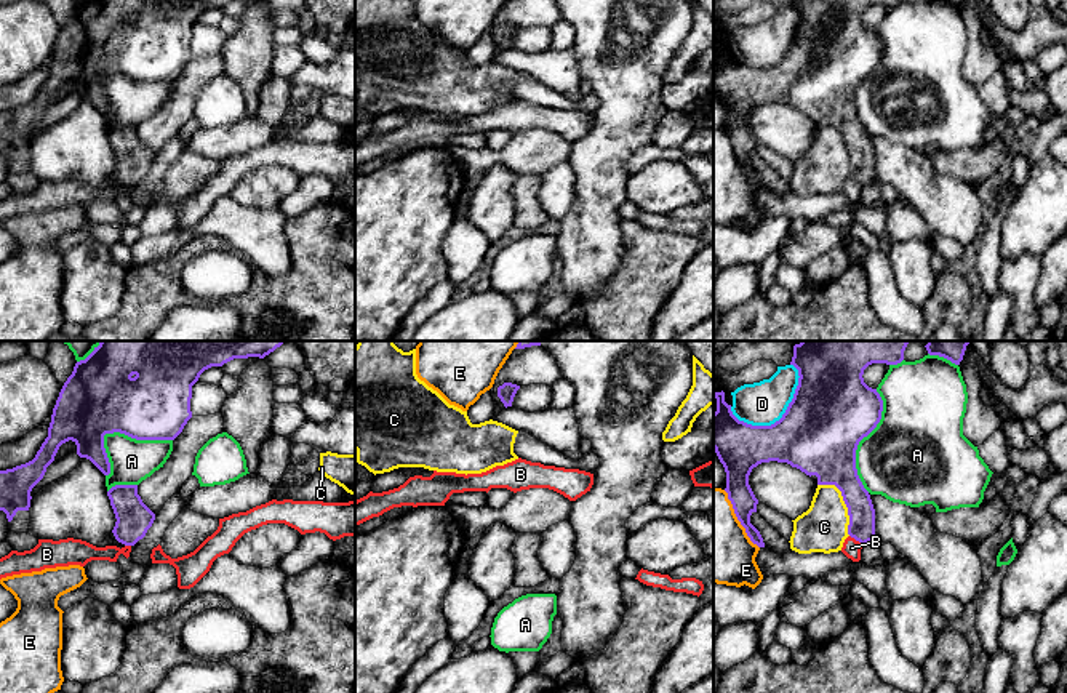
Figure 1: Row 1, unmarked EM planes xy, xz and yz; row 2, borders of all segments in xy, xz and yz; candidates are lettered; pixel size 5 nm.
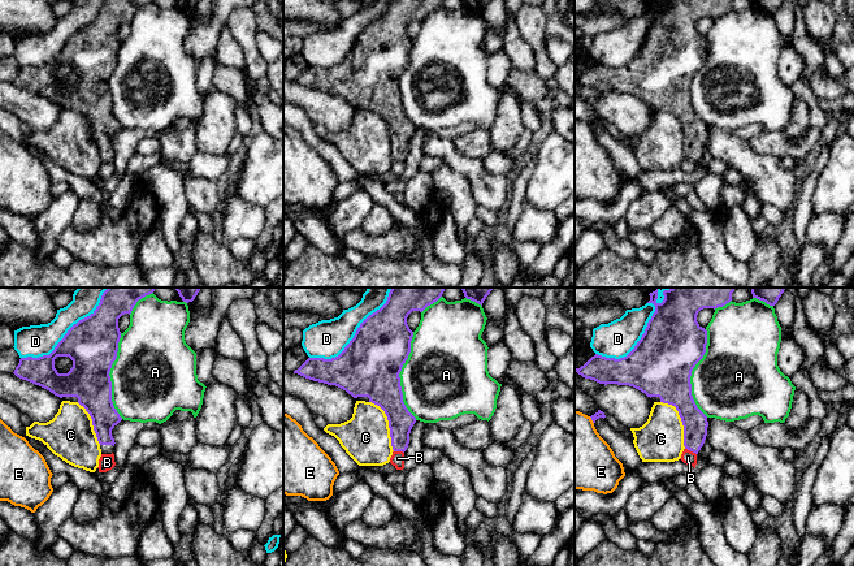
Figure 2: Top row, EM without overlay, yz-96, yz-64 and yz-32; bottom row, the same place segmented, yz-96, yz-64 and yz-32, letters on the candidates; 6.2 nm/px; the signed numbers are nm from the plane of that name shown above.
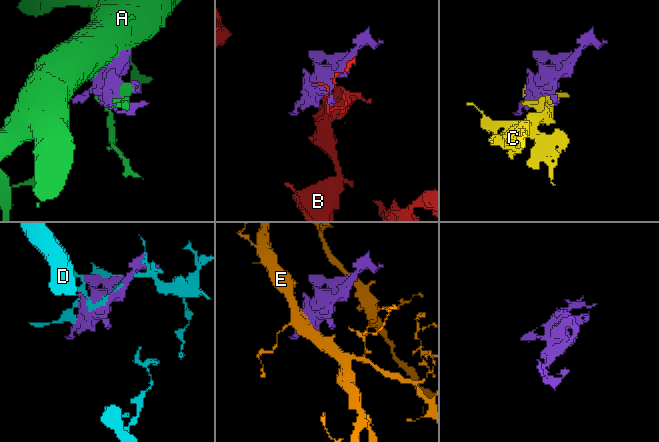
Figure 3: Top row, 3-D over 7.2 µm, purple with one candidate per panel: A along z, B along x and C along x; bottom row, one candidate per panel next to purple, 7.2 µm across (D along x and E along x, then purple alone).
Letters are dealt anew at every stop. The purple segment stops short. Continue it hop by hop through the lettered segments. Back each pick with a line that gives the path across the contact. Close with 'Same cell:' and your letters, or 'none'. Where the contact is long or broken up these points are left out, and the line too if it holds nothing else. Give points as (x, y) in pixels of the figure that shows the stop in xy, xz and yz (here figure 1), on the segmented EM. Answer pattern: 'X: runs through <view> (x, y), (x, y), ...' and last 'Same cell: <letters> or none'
Same cell: none

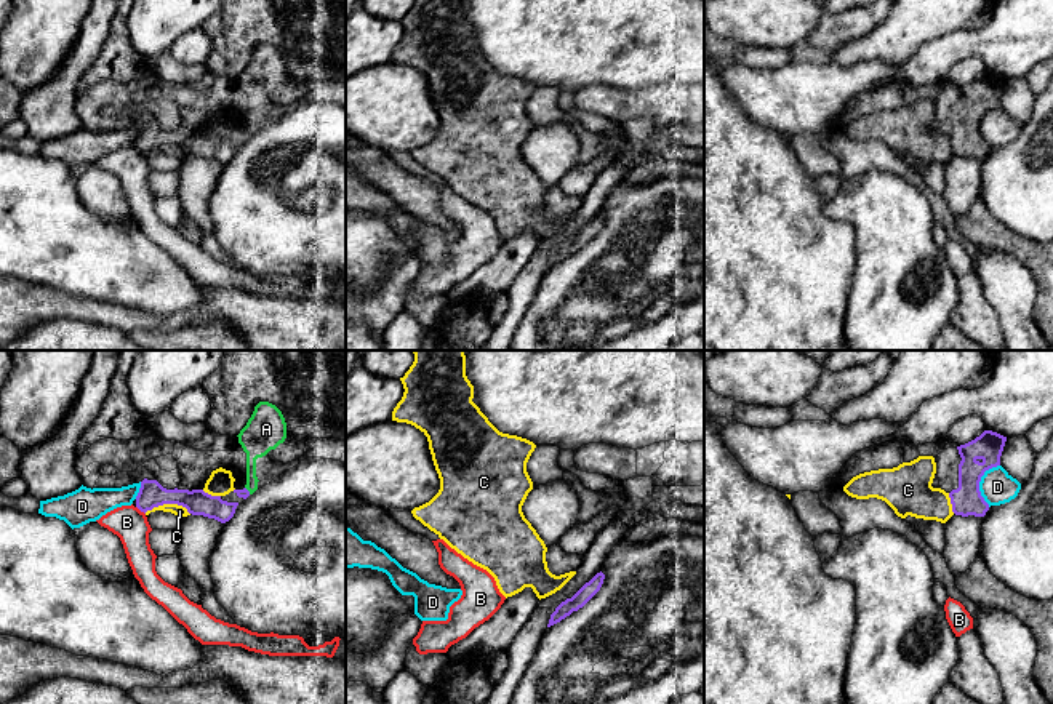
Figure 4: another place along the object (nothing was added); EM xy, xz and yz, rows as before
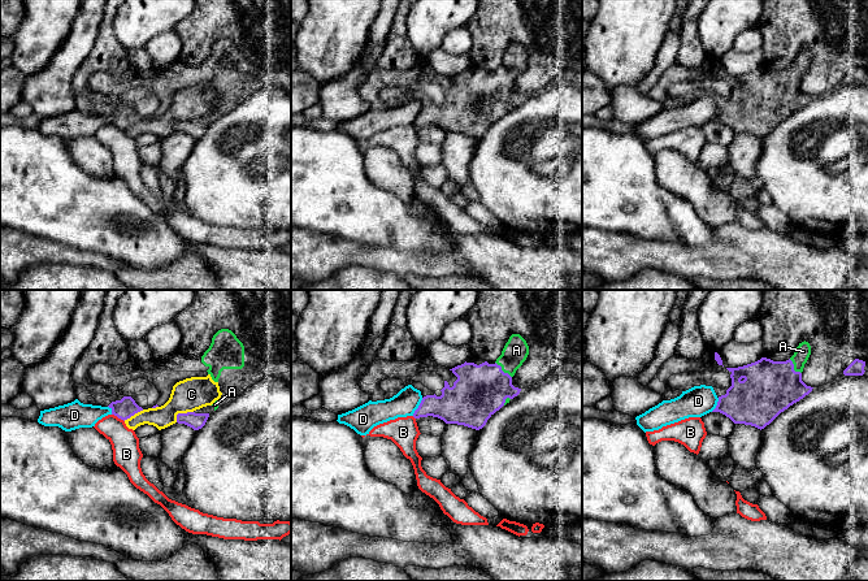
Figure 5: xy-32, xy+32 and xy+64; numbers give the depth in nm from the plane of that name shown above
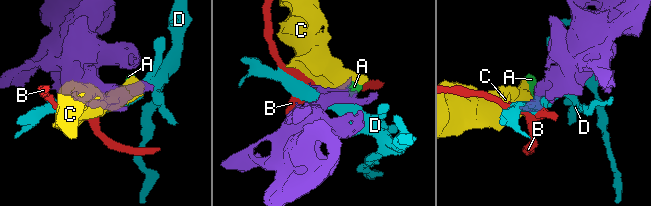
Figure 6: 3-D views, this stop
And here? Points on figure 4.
Same cell: A

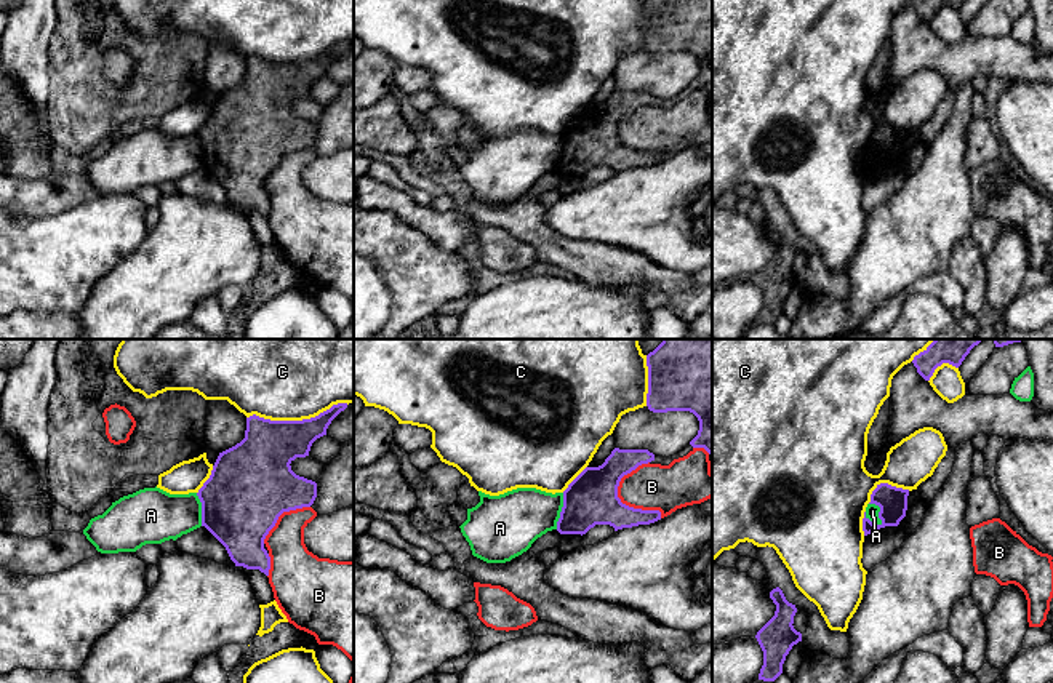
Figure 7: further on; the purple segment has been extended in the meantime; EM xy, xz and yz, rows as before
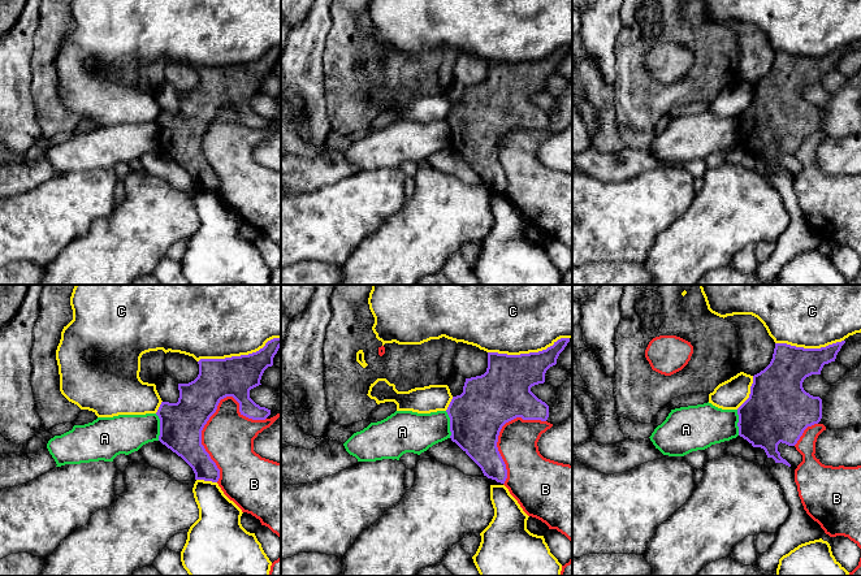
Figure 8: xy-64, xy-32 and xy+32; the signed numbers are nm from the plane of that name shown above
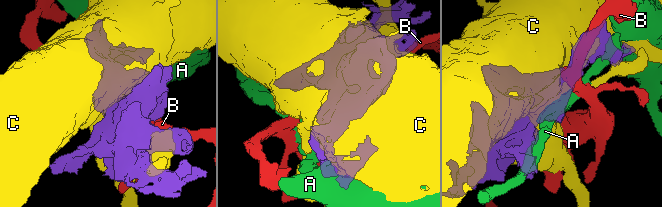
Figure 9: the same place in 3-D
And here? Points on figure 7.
Same cell: none

